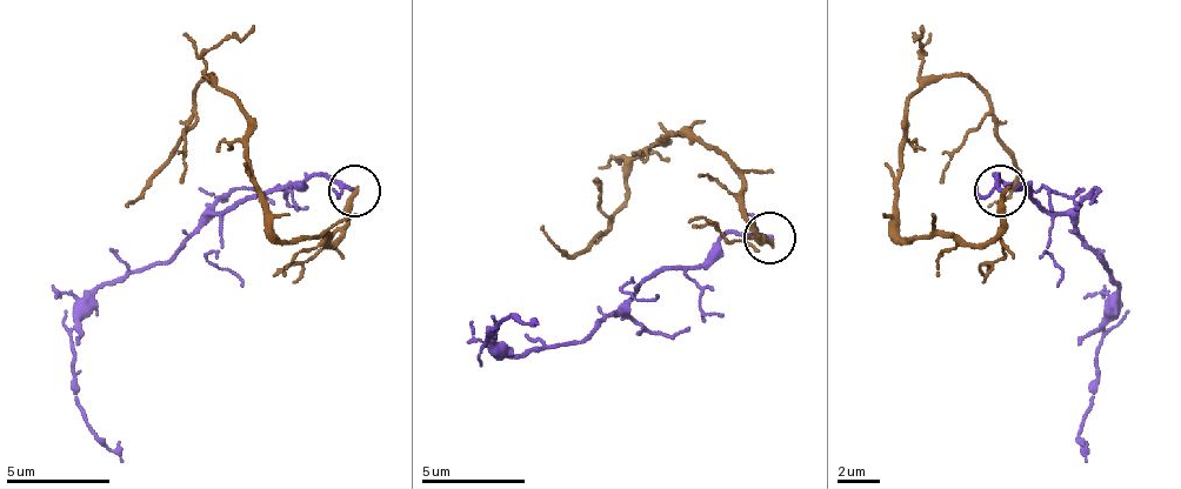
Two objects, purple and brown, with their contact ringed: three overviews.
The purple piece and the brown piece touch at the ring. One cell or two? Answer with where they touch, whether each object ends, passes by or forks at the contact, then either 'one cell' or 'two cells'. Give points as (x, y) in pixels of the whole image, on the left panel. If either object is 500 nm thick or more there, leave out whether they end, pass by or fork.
at (354, 191); purple passes by; brown ends there; two cells

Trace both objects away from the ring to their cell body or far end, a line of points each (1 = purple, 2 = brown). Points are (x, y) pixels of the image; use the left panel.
1: (355, 189), (314, 174), (246, 195), (164, 262), (106, 283), (69, 350), (85, 423), (111, 450), (121, 440)
2: (355, 189), (351, 226), (335, 241), (282, 241), (246, 153), (246, 112), (209, 75), (189, 132), (127, 205)

